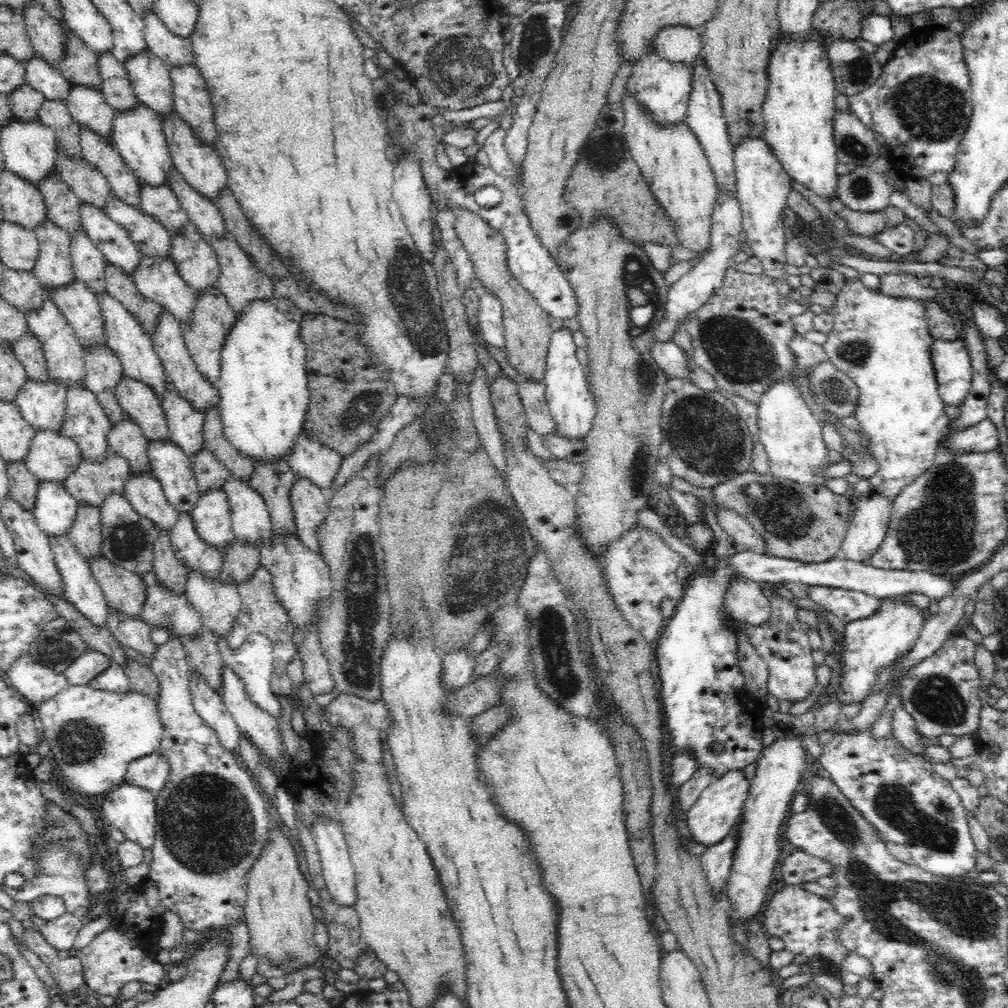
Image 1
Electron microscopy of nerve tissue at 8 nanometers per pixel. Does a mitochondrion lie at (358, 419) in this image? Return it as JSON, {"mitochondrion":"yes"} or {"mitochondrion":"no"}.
{"mitochondrion":"yes"}

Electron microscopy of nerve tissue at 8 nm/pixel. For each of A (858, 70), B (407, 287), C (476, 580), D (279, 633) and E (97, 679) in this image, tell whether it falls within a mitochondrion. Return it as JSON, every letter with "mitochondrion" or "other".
{"A":"mitochondrion","B":"mitochondrion","C":"mitochondrion","D":"other","E":"other"}

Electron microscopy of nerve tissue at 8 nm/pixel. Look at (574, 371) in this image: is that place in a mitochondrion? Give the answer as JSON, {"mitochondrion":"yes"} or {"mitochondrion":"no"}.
{"mitochondrion":"no"}

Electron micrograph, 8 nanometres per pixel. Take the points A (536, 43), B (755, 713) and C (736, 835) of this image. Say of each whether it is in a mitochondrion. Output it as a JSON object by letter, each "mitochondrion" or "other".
{"A":"mitochondrion","B":"other","C":"other"}

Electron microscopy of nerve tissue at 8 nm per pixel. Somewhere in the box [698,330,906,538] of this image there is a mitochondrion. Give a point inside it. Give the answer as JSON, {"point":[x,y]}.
{"point":[857,352]}

